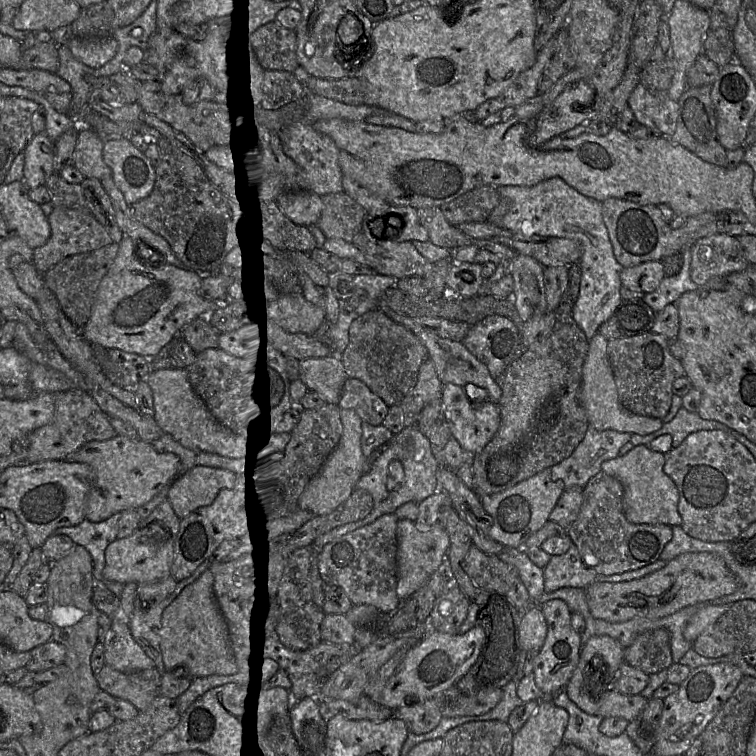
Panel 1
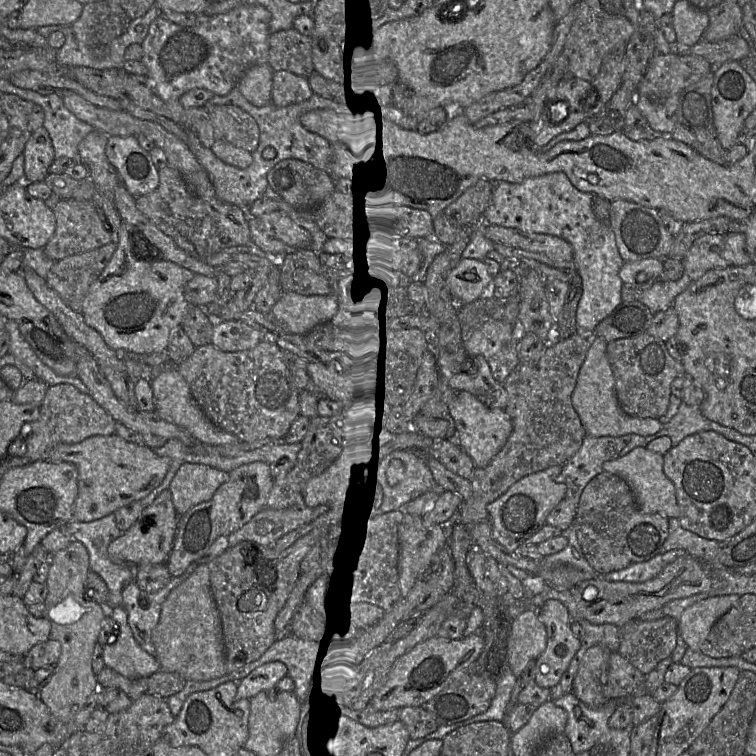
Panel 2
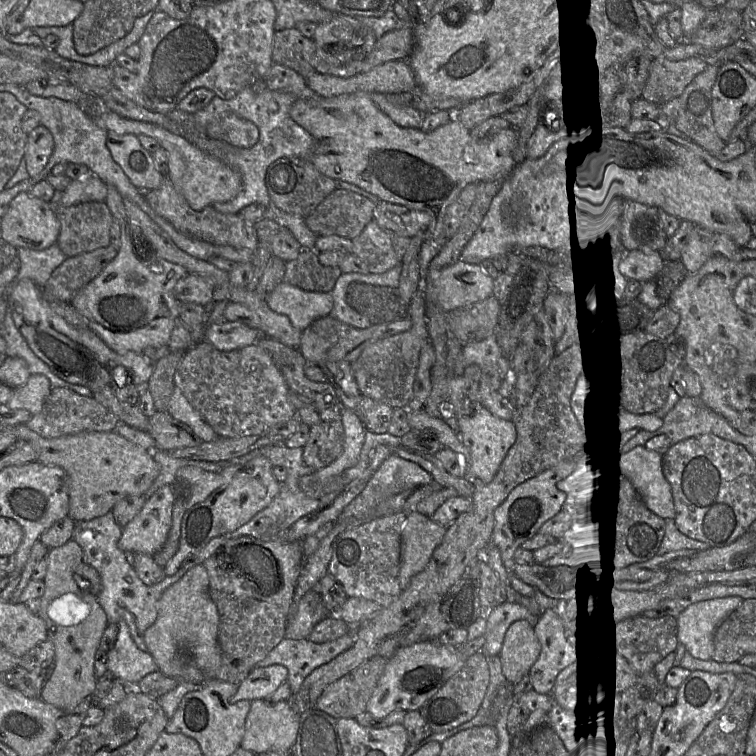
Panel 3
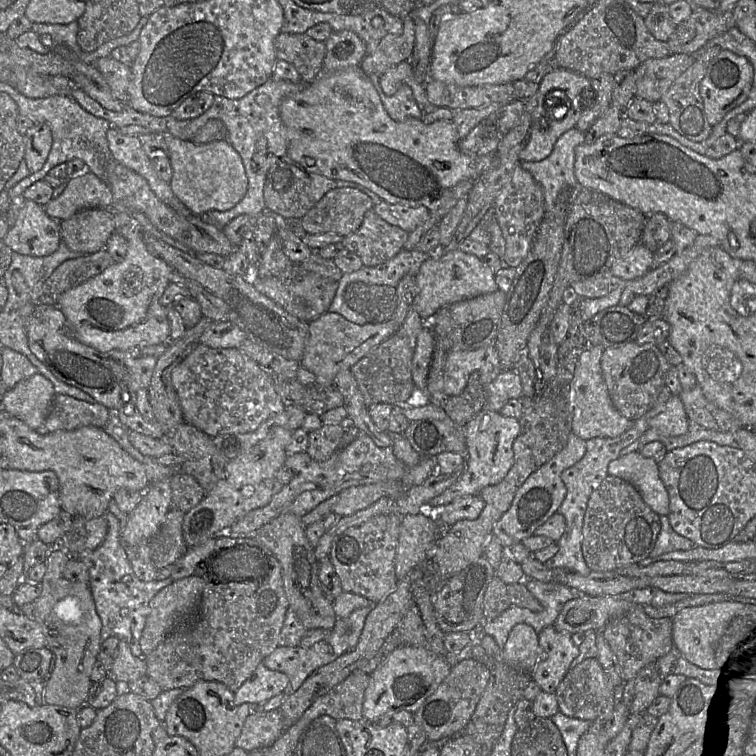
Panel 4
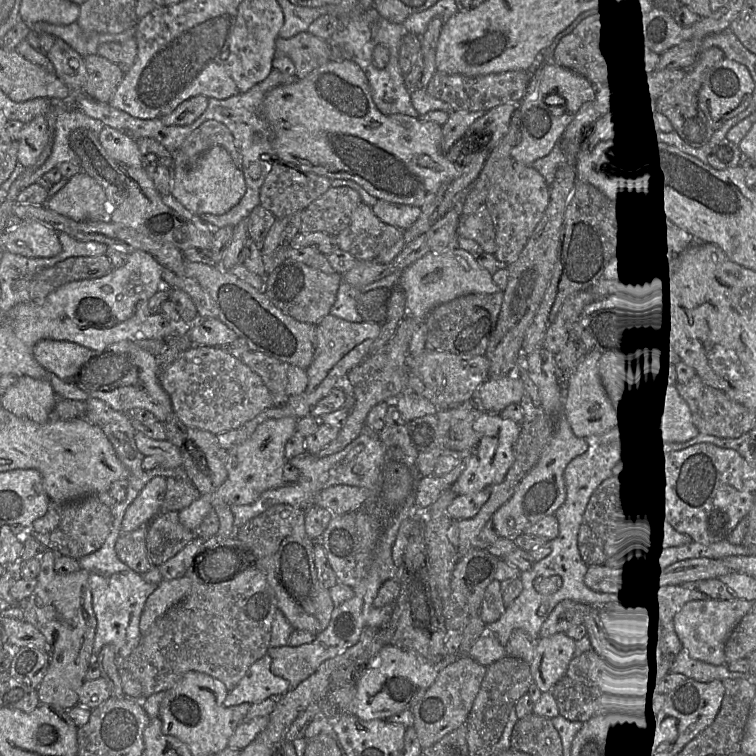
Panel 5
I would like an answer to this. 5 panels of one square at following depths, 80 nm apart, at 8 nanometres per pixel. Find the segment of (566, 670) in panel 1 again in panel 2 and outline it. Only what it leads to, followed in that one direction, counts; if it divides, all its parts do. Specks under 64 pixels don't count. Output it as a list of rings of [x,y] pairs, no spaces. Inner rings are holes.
[[[548,600],[537,612],[546,628],[547,644],[536,659],[534,681],[542,688],[552,689],[559,683],[581,643],[571,630],[572,618],[563,603]]]

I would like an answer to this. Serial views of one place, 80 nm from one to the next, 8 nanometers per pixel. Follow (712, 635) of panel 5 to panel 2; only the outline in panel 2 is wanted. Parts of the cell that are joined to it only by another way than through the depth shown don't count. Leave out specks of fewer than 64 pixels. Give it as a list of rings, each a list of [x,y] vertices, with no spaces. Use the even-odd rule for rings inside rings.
[[[738,595],[710,597],[686,608],[677,621],[677,630],[689,649],[700,651],[713,625],[739,601]]]

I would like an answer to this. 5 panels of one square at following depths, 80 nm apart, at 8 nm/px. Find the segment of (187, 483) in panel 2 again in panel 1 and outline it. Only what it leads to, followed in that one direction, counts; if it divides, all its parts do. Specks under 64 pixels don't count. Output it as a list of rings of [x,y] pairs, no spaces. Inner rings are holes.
[[[196,465],[170,485],[167,500],[181,519],[195,509],[213,502],[218,491],[234,479],[235,472],[217,466]]]

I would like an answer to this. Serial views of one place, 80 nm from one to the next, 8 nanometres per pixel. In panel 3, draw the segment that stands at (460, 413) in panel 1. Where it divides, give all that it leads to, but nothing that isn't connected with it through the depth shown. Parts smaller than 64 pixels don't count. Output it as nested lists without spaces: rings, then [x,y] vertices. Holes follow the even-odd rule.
[[[477,402],[476,410],[472,415],[458,418],[459,436],[467,447],[471,462],[468,468],[468,476],[484,483],[491,482],[497,474],[509,449],[517,438],[517,428],[512,419],[500,418],[491,413],[481,403]]]

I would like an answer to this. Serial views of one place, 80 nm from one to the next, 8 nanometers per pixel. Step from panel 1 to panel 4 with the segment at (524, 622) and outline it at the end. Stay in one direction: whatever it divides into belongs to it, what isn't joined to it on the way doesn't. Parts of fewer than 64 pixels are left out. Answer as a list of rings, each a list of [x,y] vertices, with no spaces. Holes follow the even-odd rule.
[[[526,623],[515,625],[502,648],[502,660],[511,666],[531,673],[539,655],[539,637]]]

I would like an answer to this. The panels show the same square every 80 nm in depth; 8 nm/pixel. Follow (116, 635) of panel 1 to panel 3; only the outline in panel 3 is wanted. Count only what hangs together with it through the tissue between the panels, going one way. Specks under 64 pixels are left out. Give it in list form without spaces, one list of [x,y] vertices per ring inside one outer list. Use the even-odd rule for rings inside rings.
[[[125,621],[118,623],[119,633],[114,646],[106,653],[109,674],[130,687],[146,675],[158,670],[152,655],[140,650],[131,637]]]

